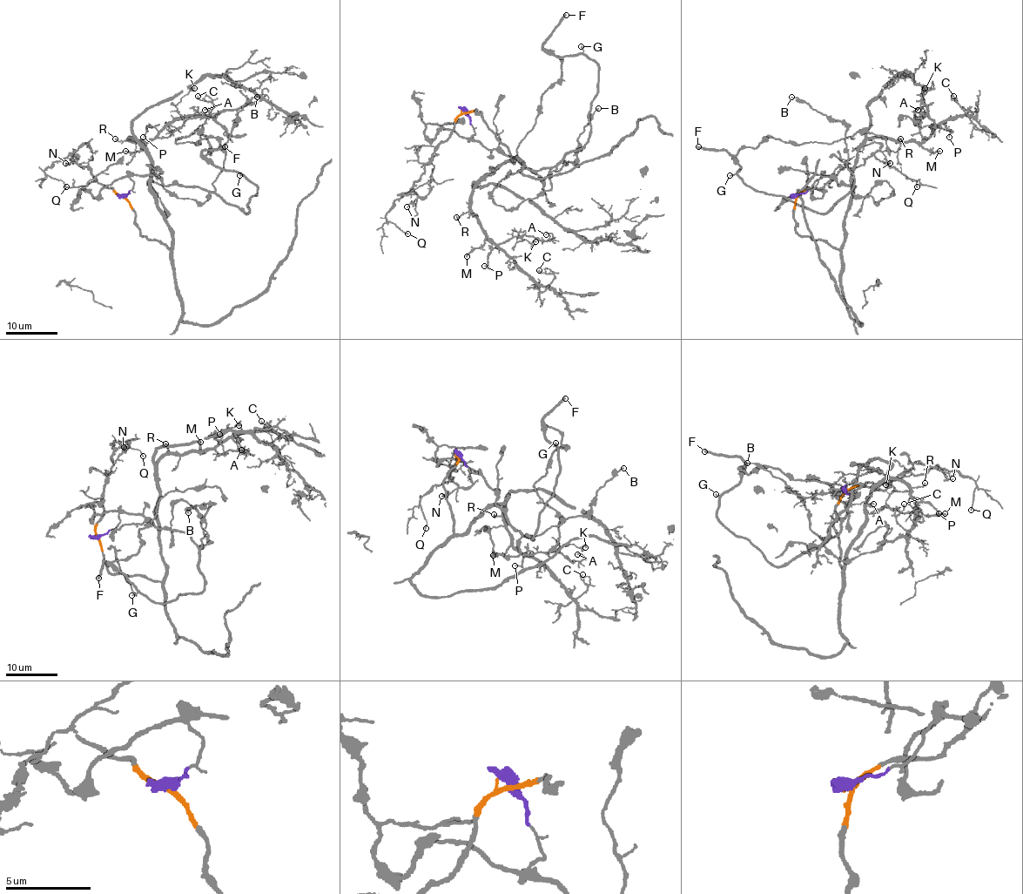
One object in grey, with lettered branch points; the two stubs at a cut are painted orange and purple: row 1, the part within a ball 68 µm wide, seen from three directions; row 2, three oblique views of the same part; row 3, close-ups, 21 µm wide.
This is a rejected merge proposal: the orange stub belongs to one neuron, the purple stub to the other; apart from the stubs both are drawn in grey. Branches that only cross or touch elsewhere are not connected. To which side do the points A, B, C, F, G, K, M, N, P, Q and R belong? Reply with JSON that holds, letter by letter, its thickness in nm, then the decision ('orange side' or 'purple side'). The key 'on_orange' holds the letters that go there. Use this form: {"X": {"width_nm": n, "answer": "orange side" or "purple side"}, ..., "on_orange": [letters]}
{"A": {"width_nm": 110, "answer": "orange side"}, "B": {"width_nm": 120, "answer": "purple side"}, "C": {"width_nm": 120, "answer": "orange side"}, "F": {"width_nm": 320, "answer": "purple side"}, "G": {"width_nm": 120, "answer": "purple side"}, "K": {"width_nm": 100, "answer": "orange side"}, "M": {"width_nm": 200, "answer": "orange side"}, "N": {"width_nm": 110, "answer": "orange side"}, "P": {"width_nm": 100, "answer": "orange side"}, "Q": {"width_nm": 110, "answer": "orange side"}, "R": {"width_nm": 130, "answer": "orange side"}, "on_orange": ["A", "C", "K", "M", "N", "P", "Q", "R"]}

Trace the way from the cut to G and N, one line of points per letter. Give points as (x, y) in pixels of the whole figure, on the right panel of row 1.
G: (797, 196), (824, 175), (853, 186), (826, 213), (817, 213), (730, 175)
N: (797, 197), (803, 191), (821, 188), (844, 167), (858, 167), (879, 151), (886, 162), (891, 162)

